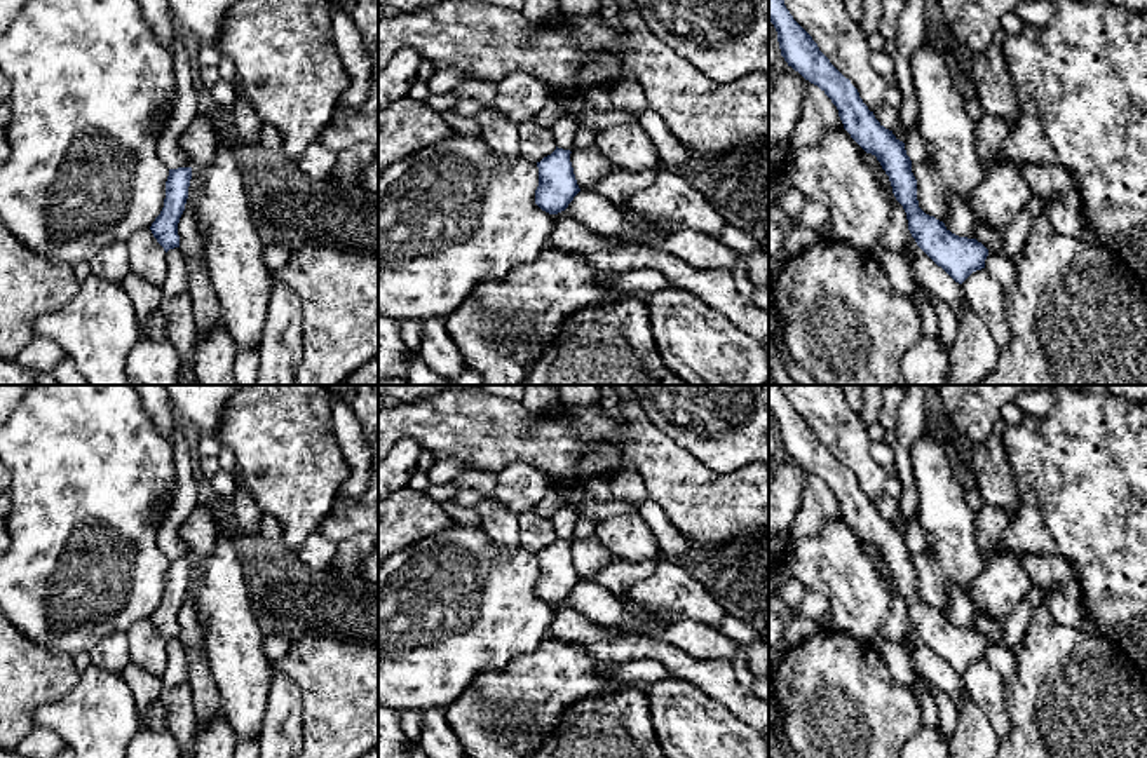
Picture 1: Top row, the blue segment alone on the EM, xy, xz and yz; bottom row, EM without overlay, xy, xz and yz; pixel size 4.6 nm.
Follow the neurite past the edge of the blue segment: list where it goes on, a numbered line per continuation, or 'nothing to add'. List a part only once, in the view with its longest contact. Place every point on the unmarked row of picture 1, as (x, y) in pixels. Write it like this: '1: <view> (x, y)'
nothing to add

